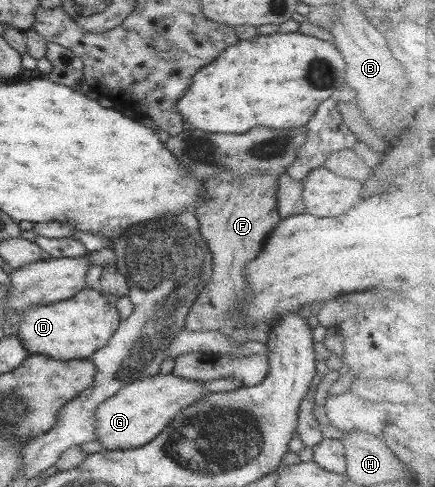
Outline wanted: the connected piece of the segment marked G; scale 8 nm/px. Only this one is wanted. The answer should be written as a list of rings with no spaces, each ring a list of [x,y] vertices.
[[[172,372],[167,375],[159,373],[125,384],[114,396],[96,407],[95,440],[106,451],[133,449],[148,444],[178,412],[209,392],[200,383],[202,381],[176,376]]]

